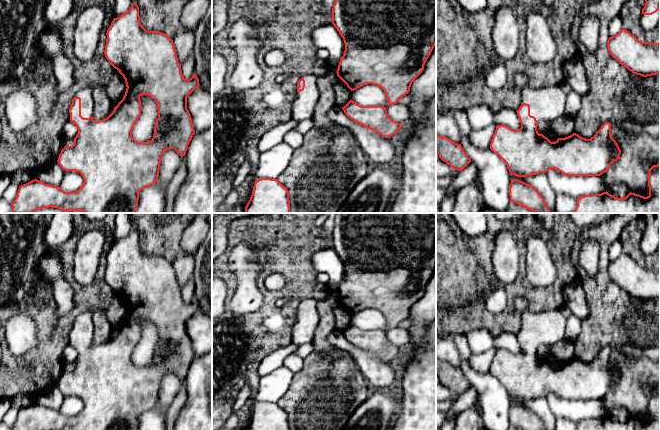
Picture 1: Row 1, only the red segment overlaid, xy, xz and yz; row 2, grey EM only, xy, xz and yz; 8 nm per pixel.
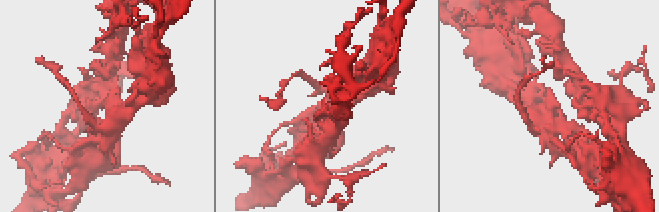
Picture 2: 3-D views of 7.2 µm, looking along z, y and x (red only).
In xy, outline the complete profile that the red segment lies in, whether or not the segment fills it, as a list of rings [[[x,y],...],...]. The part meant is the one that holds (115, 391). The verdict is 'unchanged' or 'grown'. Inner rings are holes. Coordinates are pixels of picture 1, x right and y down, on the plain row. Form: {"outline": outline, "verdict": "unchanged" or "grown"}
{"outline": [[[133,227],[126,237],[113,243],[106,259],[104,279],[123,300],[127,312],[123,323],[114,331],[113,336],[107,342],[98,345],[93,343],[93,313],[82,312],[74,318],[69,333],[69,344],[77,350],[78,357],[72,370],[64,370],[57,386],[63,394],[79,396],[82,399],[84,406],[81,412],[75,416],[64,416],[60,411],[34,403],[19,410],[12,430],[138,430],[139,416],[158,404],[163,377],[174,373],[181,381],[185,380],[195,358],[192,342],[187,333],[187,321],[199,311],[197,299],[194,298],[190,303],[184,302],[173,264],[165,257],[147,255],[140,247],[139,231],[136,227]],[[141,319],[150,320],[158,331],[153,362],[149,366],[137,366],[132,361],[133,351],[142,335]]], "verdict": "grown"}

